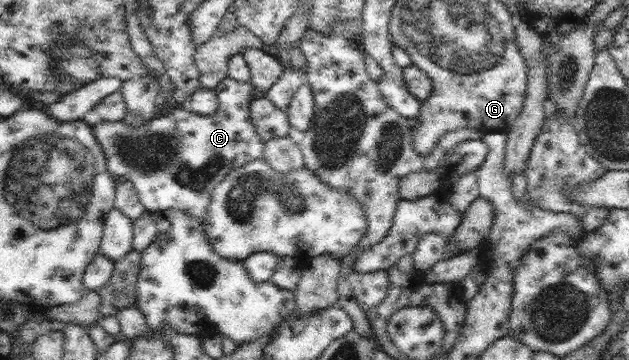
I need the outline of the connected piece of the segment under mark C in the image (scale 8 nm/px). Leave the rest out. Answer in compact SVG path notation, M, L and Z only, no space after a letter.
M226 77L214 90L219 105L217 111L210 116L196 114L180 106L170 110L166 115L145 121L140 127L126 125L124 120L102 120L92 126L104 151L107 169L118 181L129 180L134 185L146 211L157 215L167 209L178 209L203 224L207 219L212 192L224 177L231 170L240 168L251 160L263 158L265 143L256 132L250 116L251 101L257 97L252 82L242 83Z

